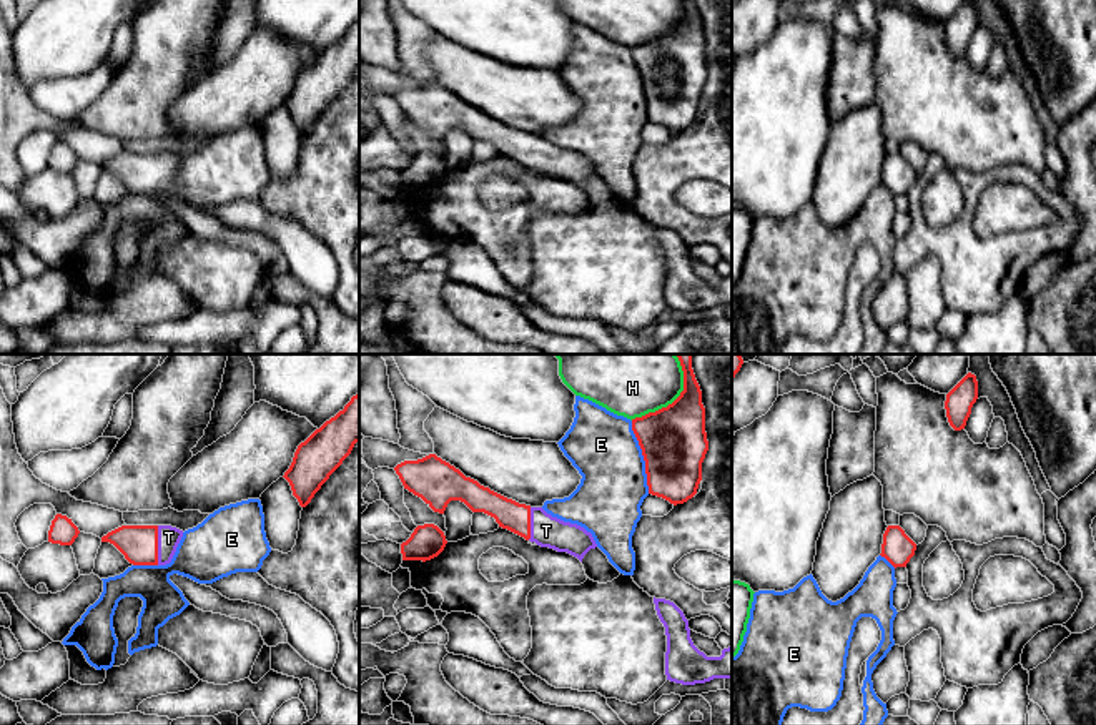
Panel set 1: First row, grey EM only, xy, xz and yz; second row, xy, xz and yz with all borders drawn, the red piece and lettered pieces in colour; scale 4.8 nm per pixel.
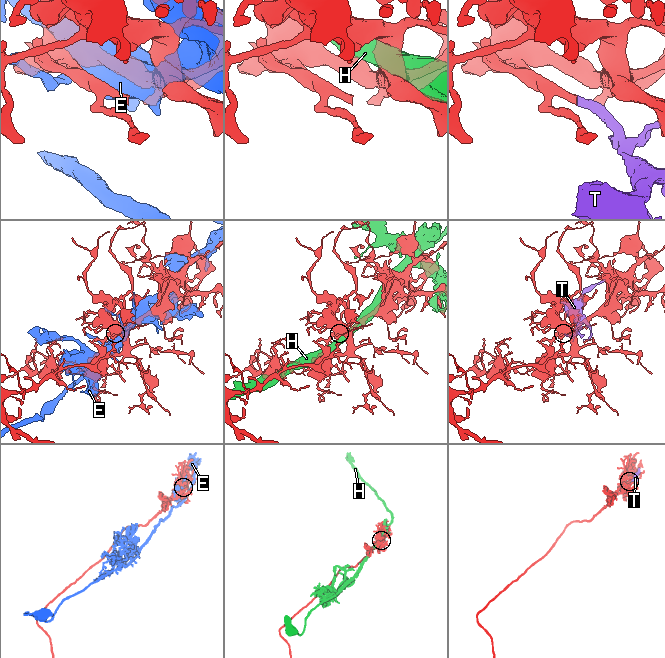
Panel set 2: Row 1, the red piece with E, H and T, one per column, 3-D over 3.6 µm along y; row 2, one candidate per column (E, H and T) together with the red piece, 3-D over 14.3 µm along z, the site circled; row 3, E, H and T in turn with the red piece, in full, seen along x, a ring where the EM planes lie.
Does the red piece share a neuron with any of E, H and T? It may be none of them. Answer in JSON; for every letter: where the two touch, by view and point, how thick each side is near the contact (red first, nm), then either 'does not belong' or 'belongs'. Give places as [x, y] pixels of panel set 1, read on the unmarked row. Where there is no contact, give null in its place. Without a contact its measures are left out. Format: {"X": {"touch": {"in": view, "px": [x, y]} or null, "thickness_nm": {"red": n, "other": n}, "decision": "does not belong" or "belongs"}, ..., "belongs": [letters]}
{"E": {"touch": {"in": "xz", "px": [644, 85]}, "thickness_nm": {"red": 320, "other": 320}, "decision": "does not belong"}, "H": {"touch": {"in": "xz", "px": [667, 34]}, "thickness_nm": {"red": 320, "other": 220}, "decision": "does not belong"}, "T": {"touch": {"in": "xy", "px": [157, 173]}, "thickness_nm": {"red": 180, "other": 110}, "decision": "belongs"}, "belongs": ["T"]}

